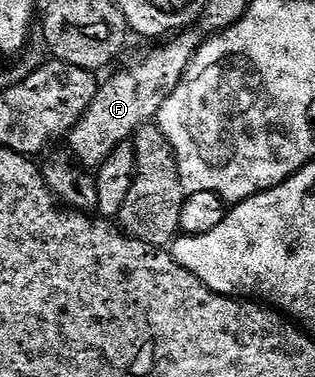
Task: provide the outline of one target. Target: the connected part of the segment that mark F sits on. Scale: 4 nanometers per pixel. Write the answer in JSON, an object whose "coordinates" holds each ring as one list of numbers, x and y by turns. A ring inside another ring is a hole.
{"coordinates":[[188,28,167,41,157,50,152,50,137,66,129,70,120,70,113,78,108,78,96,87,94,100,90,100,90,108,76,121,67,135,71,153,77,162,85,168,99,168,118,148,118,144,129,141,145,124,157,117,173,92,184,81,184,74,192,62,192,57,202,45,202,37,196,28],[168,42,168,43,167,43],[152,118,152,121,150,121]]}

